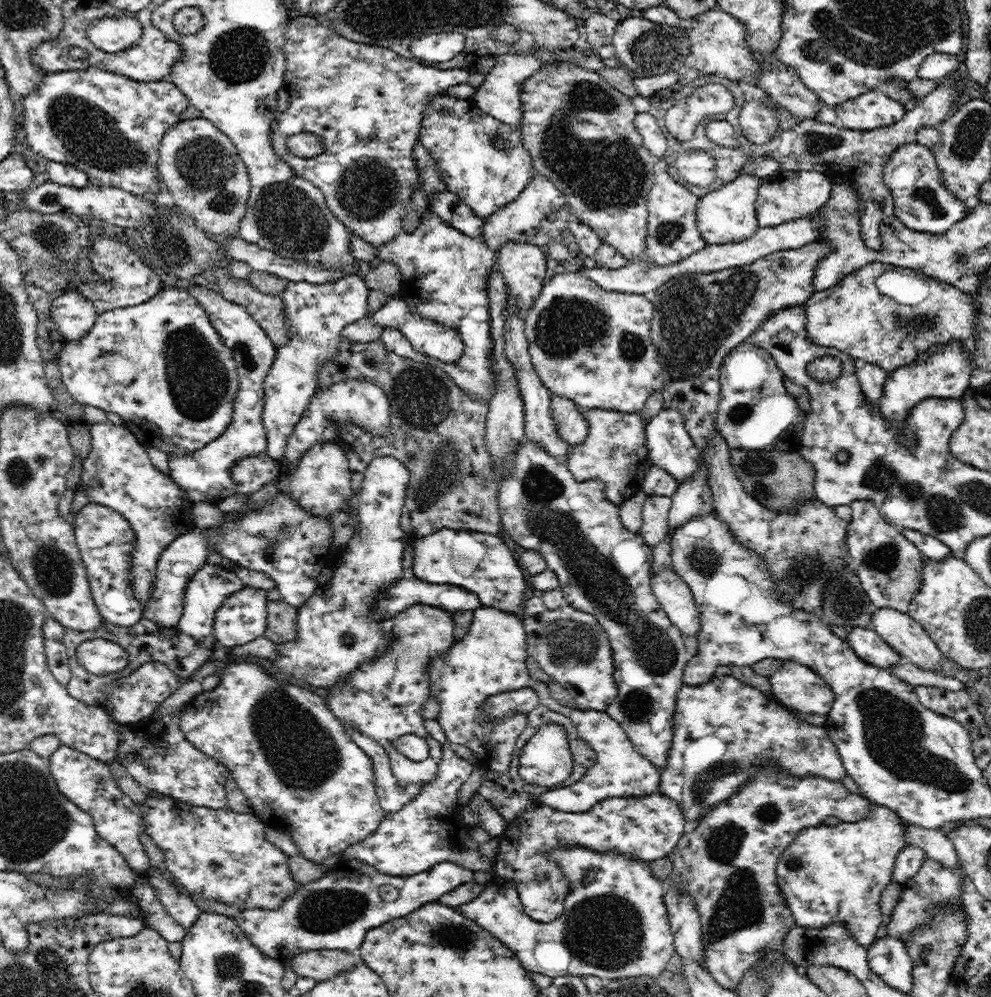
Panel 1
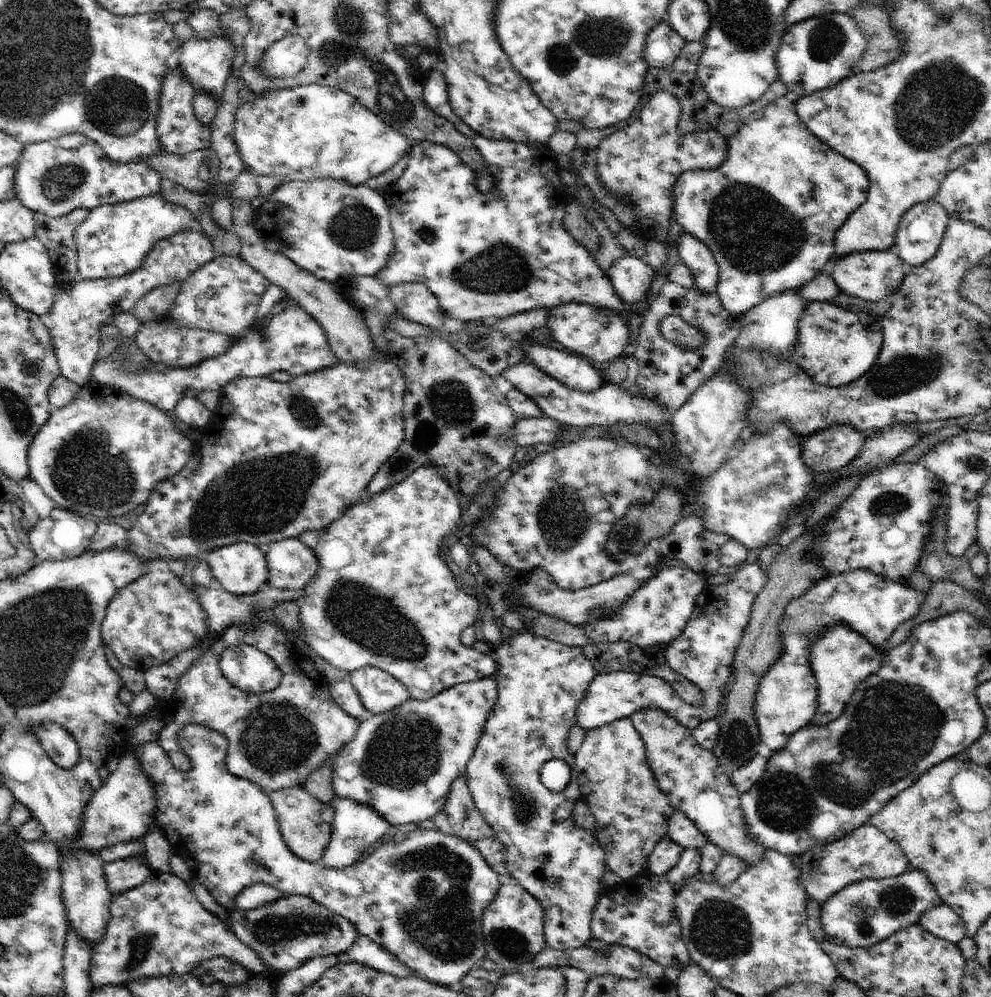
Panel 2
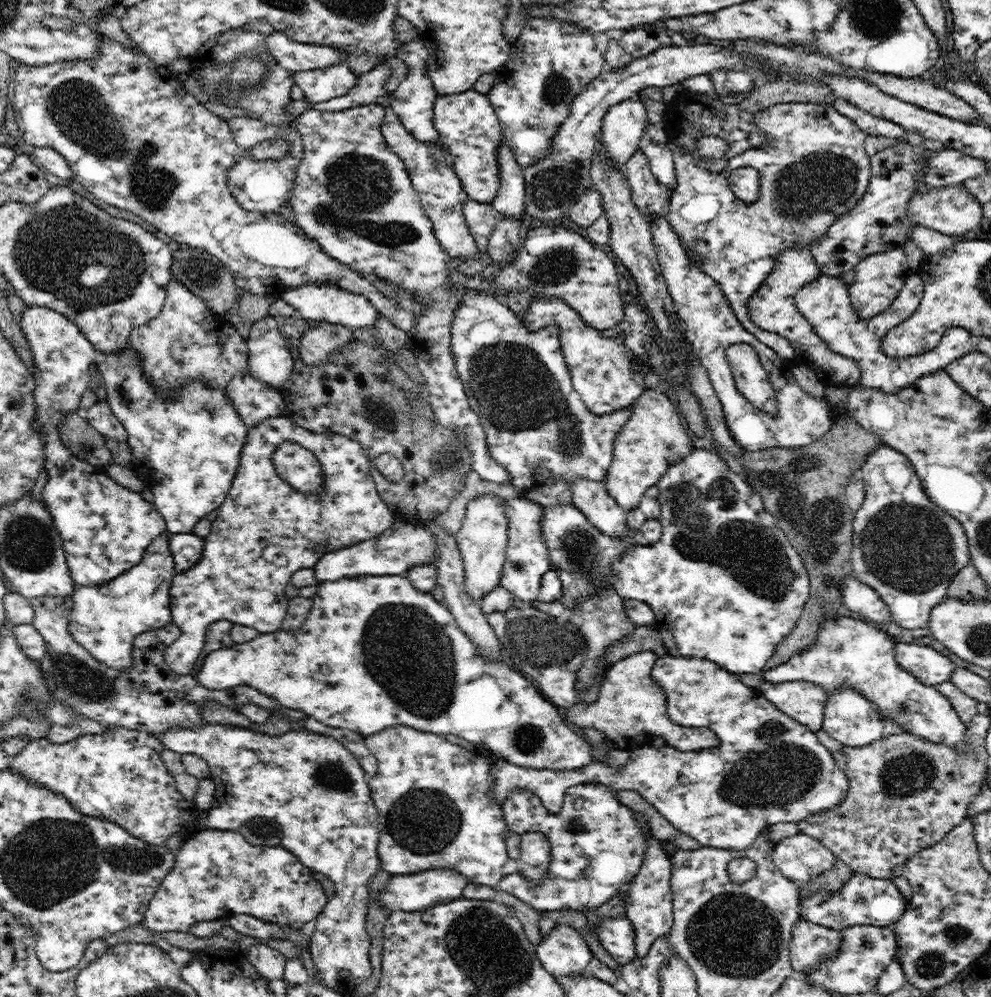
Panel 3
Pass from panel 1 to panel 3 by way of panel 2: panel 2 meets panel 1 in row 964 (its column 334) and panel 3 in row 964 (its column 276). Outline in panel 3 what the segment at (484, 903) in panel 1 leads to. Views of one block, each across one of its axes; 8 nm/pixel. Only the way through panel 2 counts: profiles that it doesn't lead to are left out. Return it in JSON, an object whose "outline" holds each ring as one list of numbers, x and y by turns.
{"outline":[[626,915,606,917,599,920,597,926,598,940,601,945,614,957,618,965,628,964,637,960,634,948,634,925]]}

